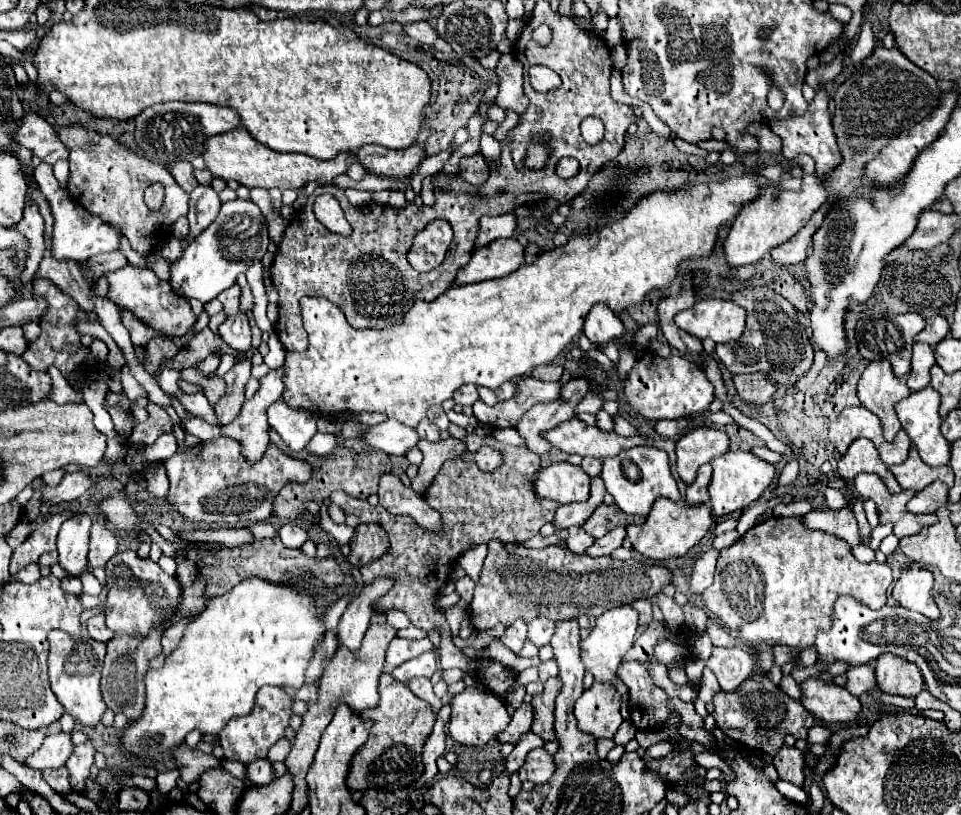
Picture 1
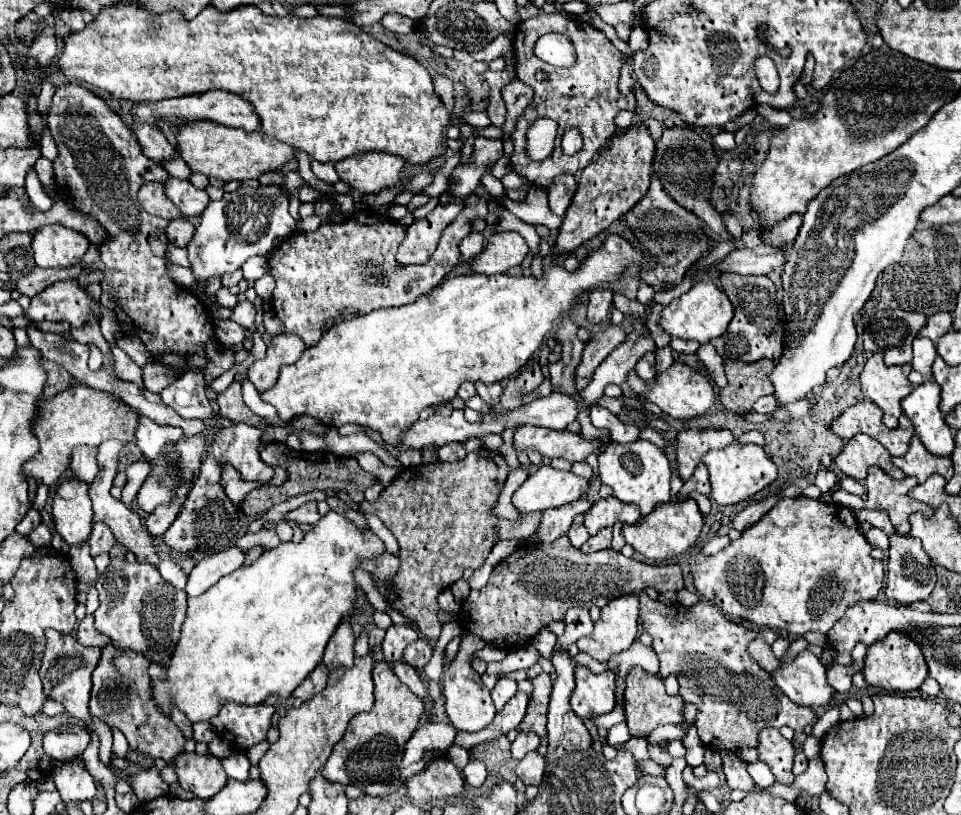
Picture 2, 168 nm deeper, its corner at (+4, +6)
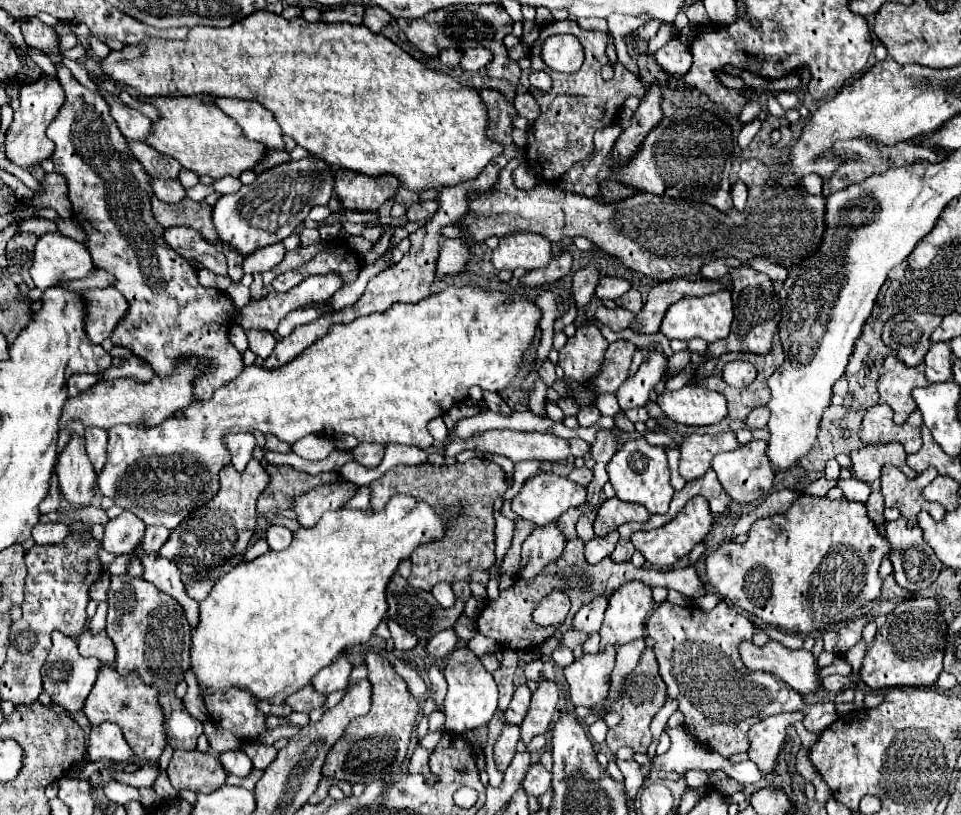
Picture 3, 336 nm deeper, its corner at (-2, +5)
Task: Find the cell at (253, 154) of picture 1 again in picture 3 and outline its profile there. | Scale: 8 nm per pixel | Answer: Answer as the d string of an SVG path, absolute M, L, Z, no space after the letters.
M142 97L140 101L154 105L160 113L146 143L174 157L184 169L196 175L208 175L212 179L222 179L226 175L240 177L242 171L252 169L254 163L266 155L264 145L246 139L232 117L224 115L214 103L206 103L202 97Z

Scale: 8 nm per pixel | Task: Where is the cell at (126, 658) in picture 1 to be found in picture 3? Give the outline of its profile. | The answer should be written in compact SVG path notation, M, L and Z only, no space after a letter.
M102 667L84 703L84 713L90 725L102 725L106 721L120 725L126 741L140 761L156 763L160 759L160 753L166 747L166 731L164 713L158 705L158 691L154 691L154 687L146 687L136 675L120 677L114 667Z

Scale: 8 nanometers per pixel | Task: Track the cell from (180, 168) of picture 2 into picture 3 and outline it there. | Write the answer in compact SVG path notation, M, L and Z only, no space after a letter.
M128 141L128 149L140 161L140 165L144 167L144 171L150 177L178 179L178 171L182 167L180 167L180 163L176 159L170 159L170 157L158 153L156 149L152 149L150 145L138 143L138 141Z

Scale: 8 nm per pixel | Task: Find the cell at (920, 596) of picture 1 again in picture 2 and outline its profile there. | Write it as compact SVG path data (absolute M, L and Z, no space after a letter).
M894 534L890 538L890 552L888 552L888 580L886 580L886 596L890 600L896 600L900 604L914 604L920 600L926 600L932 594L936 582L934 566L930 564L928 554L924 554L920 542L910 536L898 536Z

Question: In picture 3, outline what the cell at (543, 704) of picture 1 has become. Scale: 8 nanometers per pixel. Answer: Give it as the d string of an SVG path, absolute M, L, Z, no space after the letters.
M542 681L538 683L538 689L532 693L532 703L530 709L520 725L522 729L522 741L530 743L534 735L546 733L552 717L554 717L554 707L558 701L558 687L552 681Z

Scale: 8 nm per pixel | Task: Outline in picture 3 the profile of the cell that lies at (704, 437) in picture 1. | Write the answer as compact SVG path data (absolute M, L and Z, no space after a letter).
M734 433L688 435L680 445L680 475L686 481L702 477L718 453L734 451L736 447L738 441Z

